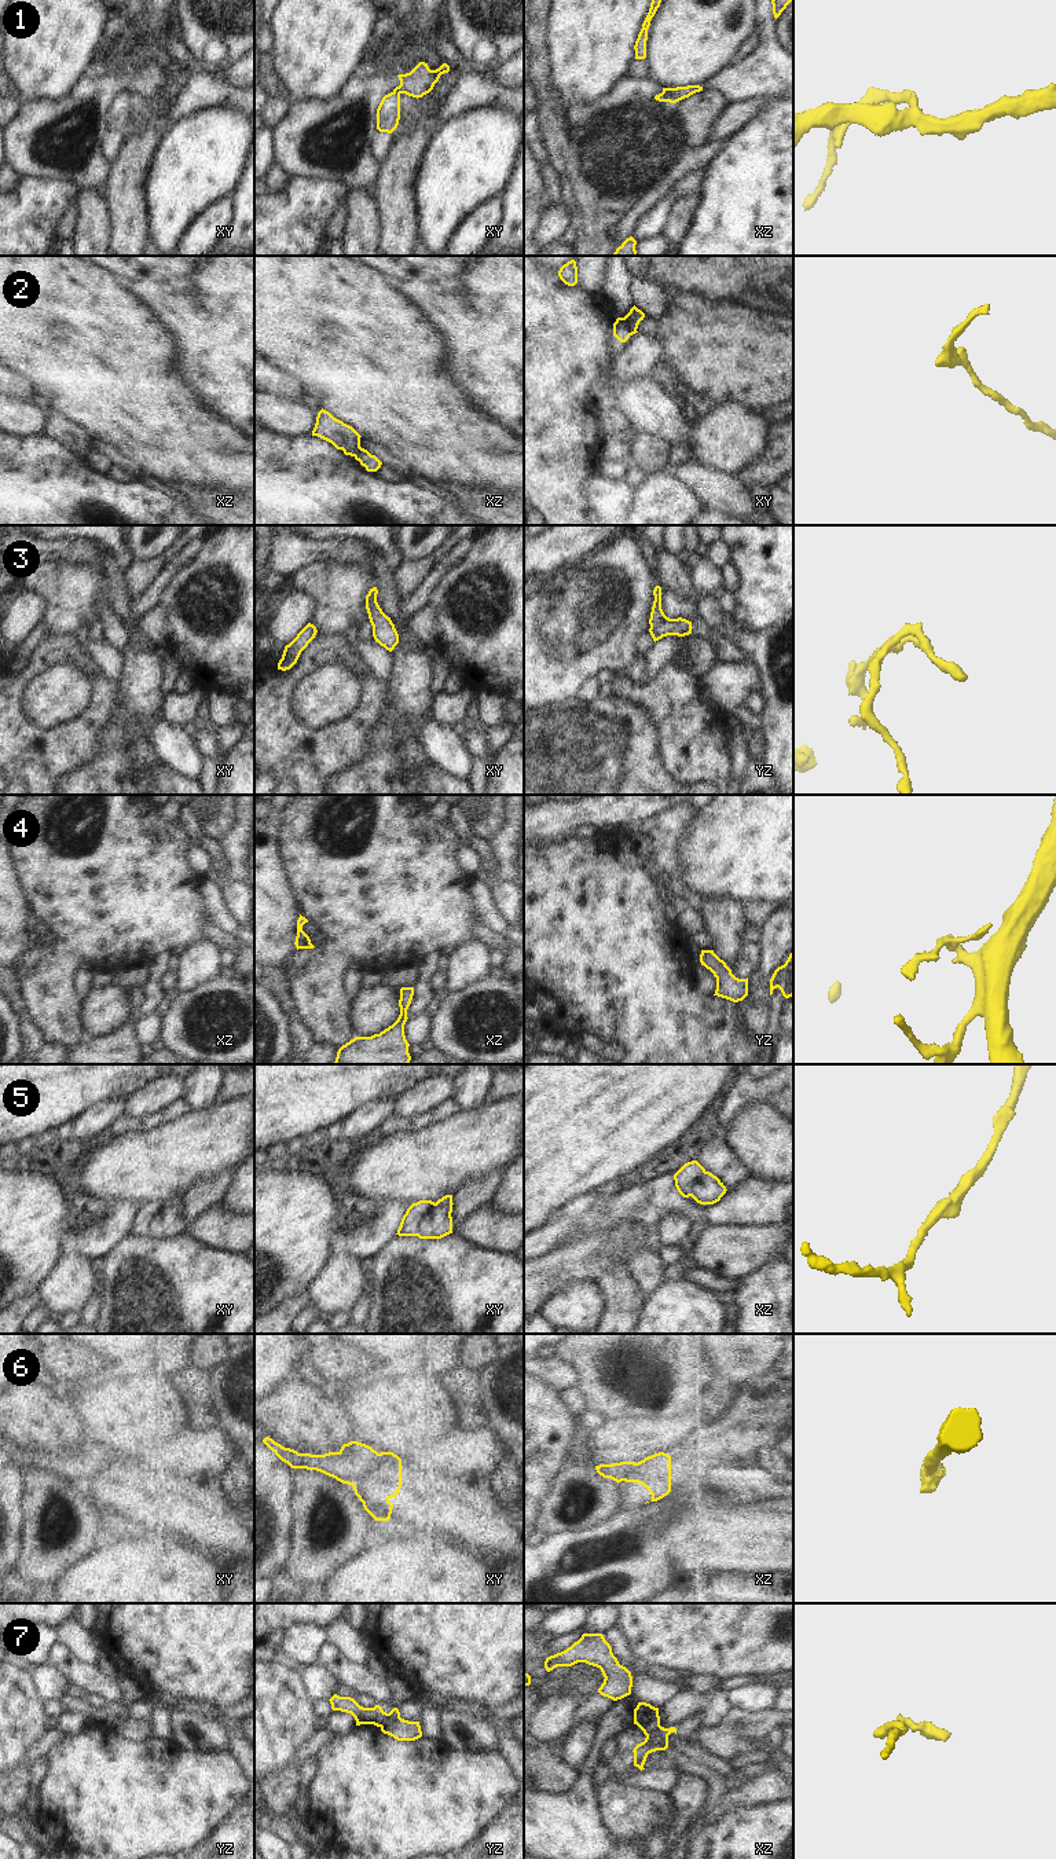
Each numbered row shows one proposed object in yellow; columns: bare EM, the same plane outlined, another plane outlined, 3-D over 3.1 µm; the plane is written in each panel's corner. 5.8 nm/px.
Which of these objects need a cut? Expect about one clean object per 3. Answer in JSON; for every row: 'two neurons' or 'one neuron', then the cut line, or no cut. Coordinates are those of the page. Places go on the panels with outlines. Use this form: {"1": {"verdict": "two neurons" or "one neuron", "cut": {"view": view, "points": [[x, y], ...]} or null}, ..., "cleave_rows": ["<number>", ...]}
{"1": {"verdict": "two neurons", "cut": {"view": "xy", "points": [[393, 90], [399, 94]]}}, "2": {"verdict": "two neurons", "cut": {"view": "xy", "points": [[623, 318], [630, 334]]}}, "3": {"verdict": "one neuron", "cut": null}, "4": {"verdict": "one neuron", "cut": null}, "5": {"verdict": "one neuron", "cut": null}, "6": {"verdict": "two neurons", "cut": {"view": "xy", "points": [[378, 1454], [374, 1465], [351, 1484]]}}, "7": {"verdict": "two neurons", "cut": {"view": "xz", "points": [[660, 1726], [657, 1733], [662, 1741], [655, 1745]]}}, "cleave_rows": ["1", "2", "6", "7"]}

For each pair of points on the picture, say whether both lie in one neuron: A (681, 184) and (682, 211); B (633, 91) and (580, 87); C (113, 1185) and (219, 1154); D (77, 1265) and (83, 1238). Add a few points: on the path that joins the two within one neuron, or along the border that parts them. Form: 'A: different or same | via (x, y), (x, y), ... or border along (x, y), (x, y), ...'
A: different | border along (696, 191), (675, 200)
B: different | border along (626, 74), (594, 101), (580, 105)
C: same | via (139, 1168), (158, 1165), (178, 1154), (193, 1154)
D: different | border along (79, 1253), (92, 1260)

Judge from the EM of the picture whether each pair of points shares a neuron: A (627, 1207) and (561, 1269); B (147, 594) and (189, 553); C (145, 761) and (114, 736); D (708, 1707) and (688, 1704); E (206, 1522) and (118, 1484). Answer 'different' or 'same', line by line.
A: different
B: same
C: different
D: same
E: same

